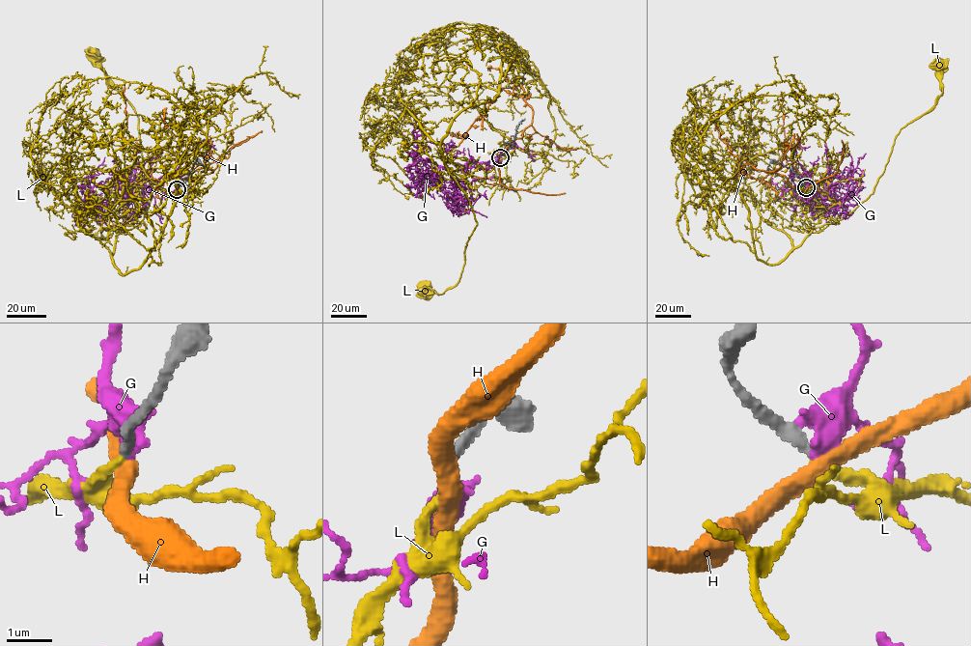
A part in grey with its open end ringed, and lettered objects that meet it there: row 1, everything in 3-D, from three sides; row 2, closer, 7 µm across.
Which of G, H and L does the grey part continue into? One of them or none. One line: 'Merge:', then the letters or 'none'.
Merge: L

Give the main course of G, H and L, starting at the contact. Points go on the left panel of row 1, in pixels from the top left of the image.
G: (178, 189), (178, 177), (168, 172), (146, 192), (85, 211), (118, 180), (101, 182)
H: (178, 190), (177, 178), (141, 182), (127, 182), (123, 178), (135, 162), (126, 132), (124, 84)
L: (178, 190), (151, 184), (135, 193), (119, 208), (117, 235), (142, 220), (152, 191), (138, 117), (92, 54)

